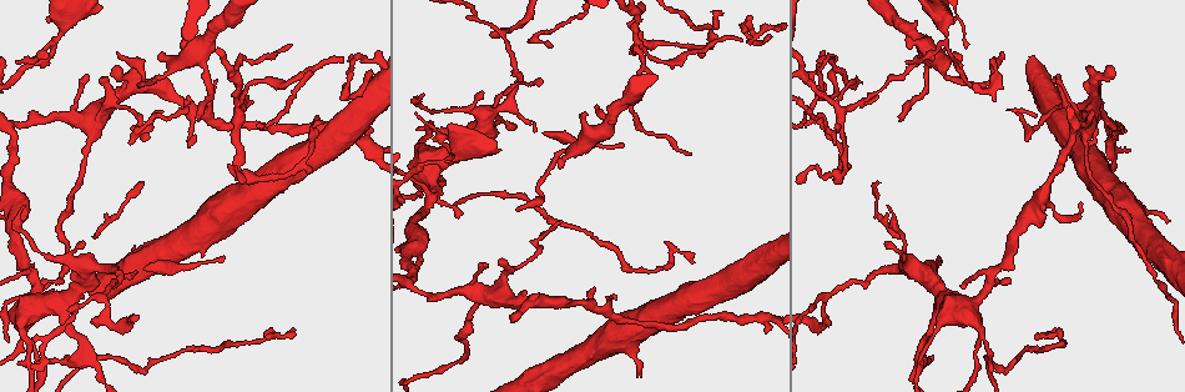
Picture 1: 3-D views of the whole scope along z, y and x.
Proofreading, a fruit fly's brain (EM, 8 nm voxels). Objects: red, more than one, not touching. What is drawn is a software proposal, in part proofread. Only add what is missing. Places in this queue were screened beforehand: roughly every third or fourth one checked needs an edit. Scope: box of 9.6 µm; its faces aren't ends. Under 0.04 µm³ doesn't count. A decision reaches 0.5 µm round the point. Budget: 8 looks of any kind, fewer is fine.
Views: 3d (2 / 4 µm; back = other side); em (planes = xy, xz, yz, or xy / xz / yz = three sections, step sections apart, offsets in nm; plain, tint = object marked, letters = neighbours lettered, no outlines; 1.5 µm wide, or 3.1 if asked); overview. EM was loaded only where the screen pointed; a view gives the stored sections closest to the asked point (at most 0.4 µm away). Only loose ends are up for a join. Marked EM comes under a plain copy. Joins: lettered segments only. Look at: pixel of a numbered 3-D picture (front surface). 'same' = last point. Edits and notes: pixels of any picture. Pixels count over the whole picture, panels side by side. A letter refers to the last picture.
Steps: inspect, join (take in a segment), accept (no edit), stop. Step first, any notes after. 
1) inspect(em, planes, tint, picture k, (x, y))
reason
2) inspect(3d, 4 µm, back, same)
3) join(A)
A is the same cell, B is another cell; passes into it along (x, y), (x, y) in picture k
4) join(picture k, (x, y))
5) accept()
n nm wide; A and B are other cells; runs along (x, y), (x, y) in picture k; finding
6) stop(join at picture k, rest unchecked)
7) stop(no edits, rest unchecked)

inspect(3d, 4 µm, picture 1, (596, 107))
an open end

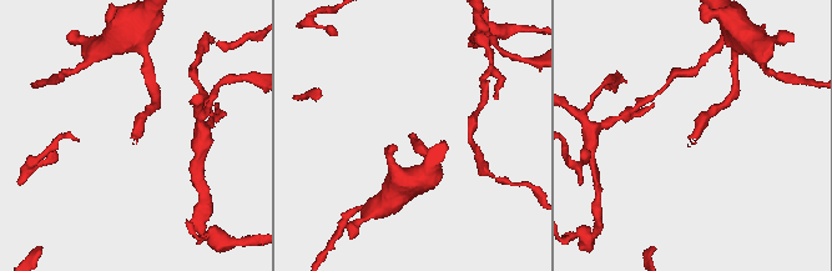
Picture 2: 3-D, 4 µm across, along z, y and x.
inspect(em, planes, tint, picture 2, (414, 139))

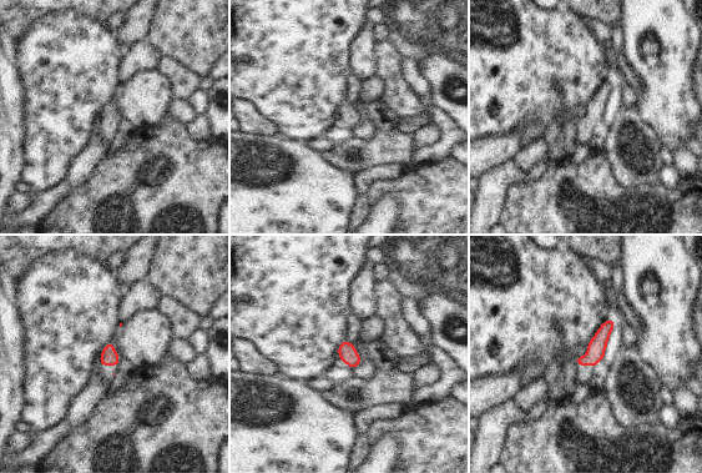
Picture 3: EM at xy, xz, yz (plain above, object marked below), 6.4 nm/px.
inspect(em, planes, letters, same)
see the neighbours

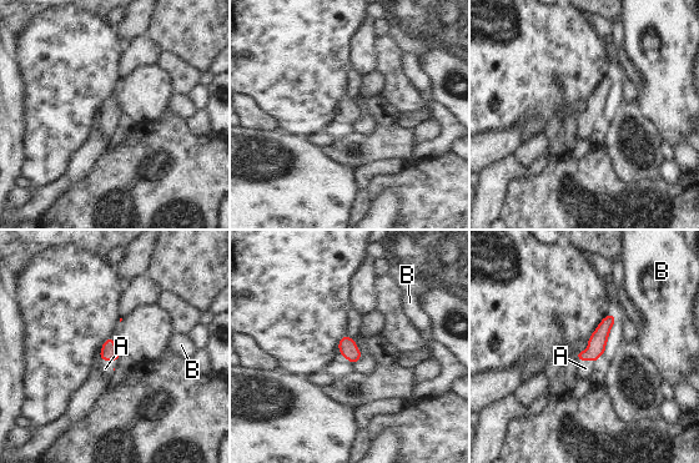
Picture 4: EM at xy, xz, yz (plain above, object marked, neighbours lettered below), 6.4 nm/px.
join(A)
A touches over 110 nm; A is the same cell, B is another cell; passes into it along (597, 342), (587, 360), (586, 368) in picture 4; the cell continues

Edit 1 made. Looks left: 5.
inspect(3d, 4 µm, picture 1, (688, 153))
an open end

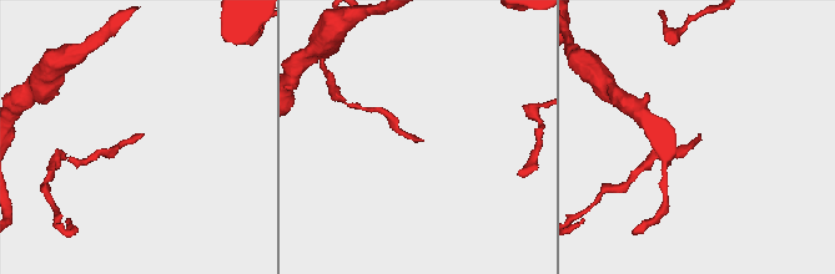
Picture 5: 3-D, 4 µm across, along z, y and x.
inspect(em, yz, step 8, tint, picture 5, (421, 139))

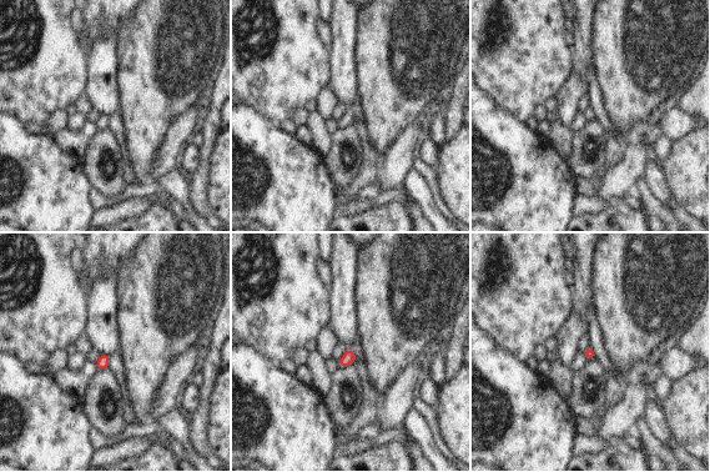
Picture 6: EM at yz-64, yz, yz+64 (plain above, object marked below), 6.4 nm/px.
inspect(em, xy, step 4, letters, same)

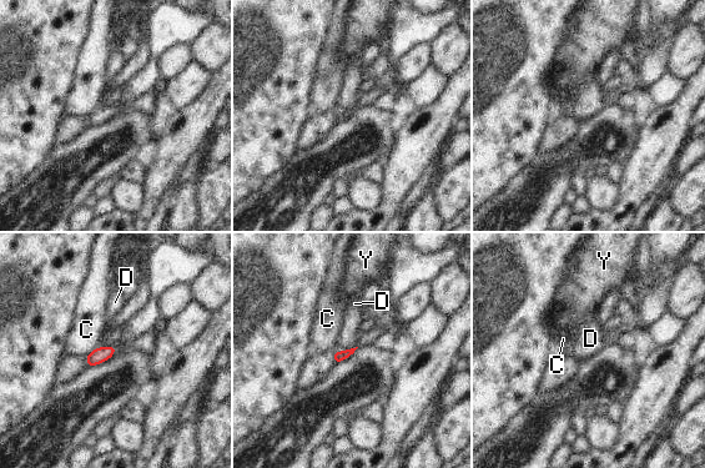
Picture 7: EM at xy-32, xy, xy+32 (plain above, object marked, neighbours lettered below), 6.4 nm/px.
accept()
C, D and Y are other cells; border along (357, 346), (333, 352) in picture 7; no lettered segment goes on from it

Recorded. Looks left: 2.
inspect(3d, 4 µm, picture 1, (638, 376))
an open end

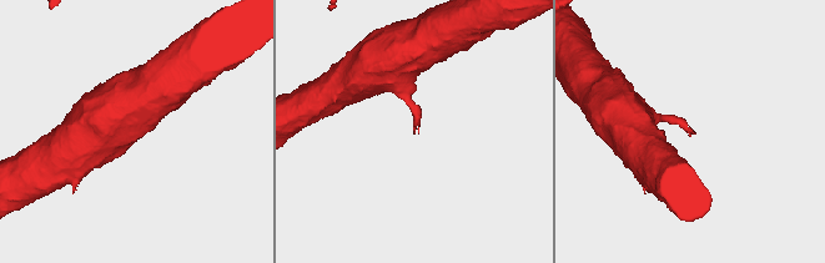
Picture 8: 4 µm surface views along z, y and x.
inspect(em, planes, letters, picture 8, (415, 126))
need the tissue

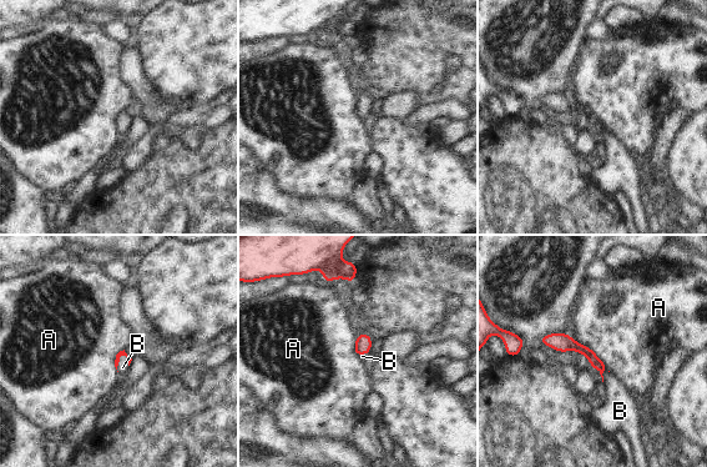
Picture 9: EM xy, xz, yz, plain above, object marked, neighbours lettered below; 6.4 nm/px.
join(B)
B is the same cell, A is another cell; passes into it along (120, 353), (119, 361), (122, 367) in picture 9; the cell continues

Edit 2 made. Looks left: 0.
stop(join at picture 4, join at picture 9, rest unchecked)

